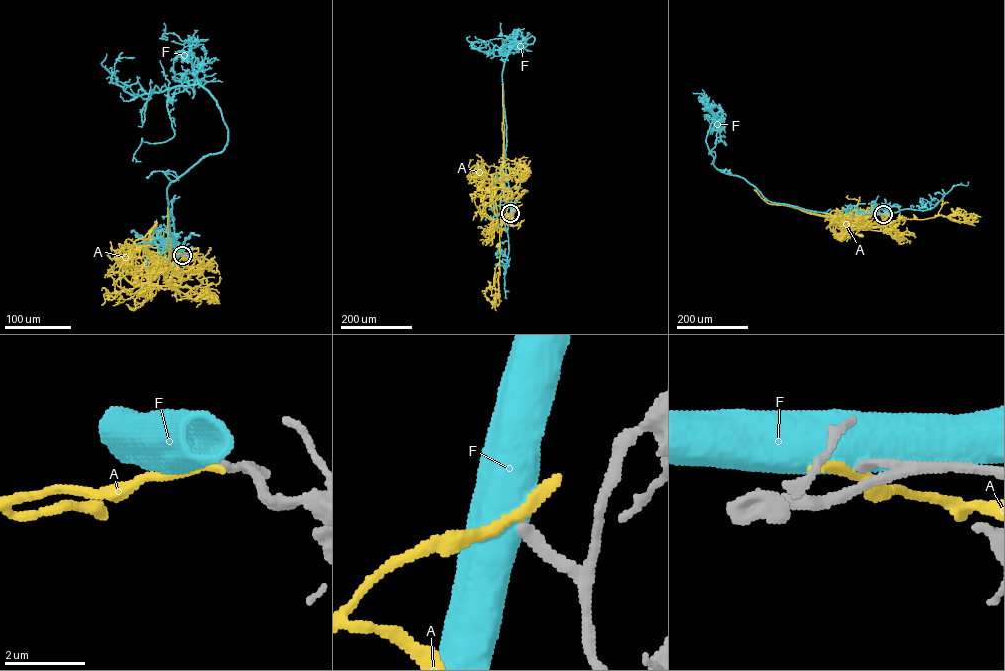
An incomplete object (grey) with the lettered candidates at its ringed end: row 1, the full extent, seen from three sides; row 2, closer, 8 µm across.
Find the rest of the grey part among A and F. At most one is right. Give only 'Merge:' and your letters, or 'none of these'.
Merge: none of these

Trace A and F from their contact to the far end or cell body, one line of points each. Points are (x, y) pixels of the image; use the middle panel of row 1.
A: (510, 213), (506, 212), (508, 195), (505, 188), (509, 188), (490, 188), (490, 186), (487, 190)
F: (510, 213), (502, 71), (510, 50), (535, 38), (502, 47), (502, 38), (486, 45), (488, 41)

